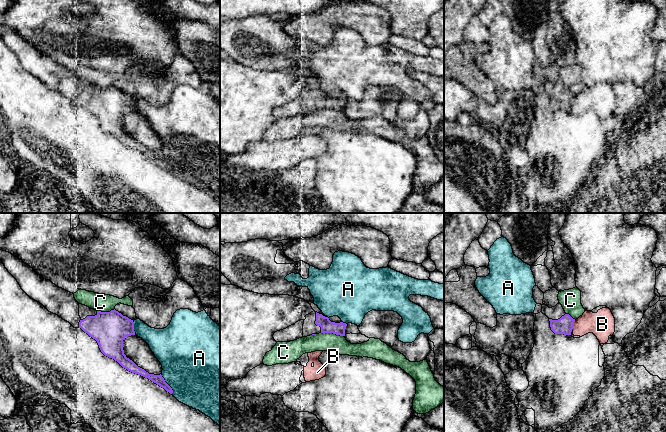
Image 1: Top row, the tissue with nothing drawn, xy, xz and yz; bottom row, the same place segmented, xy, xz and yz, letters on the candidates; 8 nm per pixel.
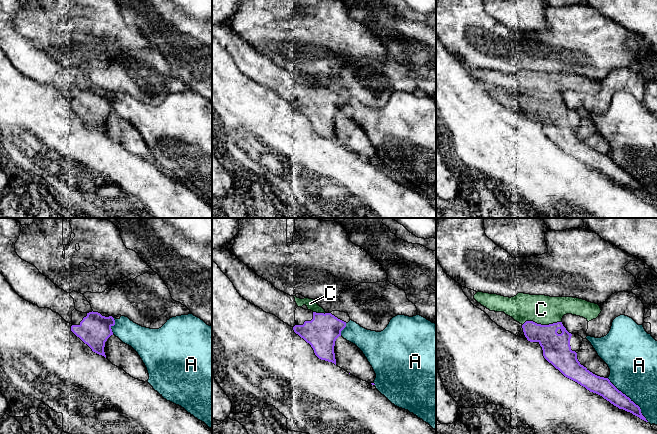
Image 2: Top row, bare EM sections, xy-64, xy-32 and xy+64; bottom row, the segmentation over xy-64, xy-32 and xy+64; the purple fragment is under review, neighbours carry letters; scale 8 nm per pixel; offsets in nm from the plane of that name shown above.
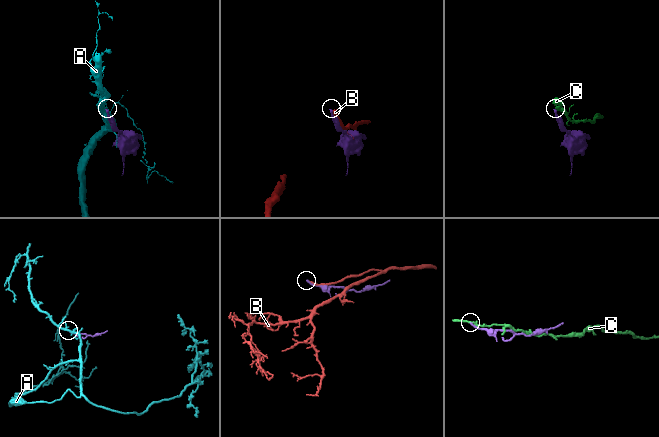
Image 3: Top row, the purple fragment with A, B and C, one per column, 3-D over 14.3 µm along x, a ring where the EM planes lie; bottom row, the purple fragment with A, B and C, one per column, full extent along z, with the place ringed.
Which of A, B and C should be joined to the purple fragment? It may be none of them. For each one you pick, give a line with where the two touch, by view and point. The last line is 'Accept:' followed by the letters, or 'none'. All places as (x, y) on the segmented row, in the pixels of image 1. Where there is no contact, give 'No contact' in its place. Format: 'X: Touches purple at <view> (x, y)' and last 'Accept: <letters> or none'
Accept: none

